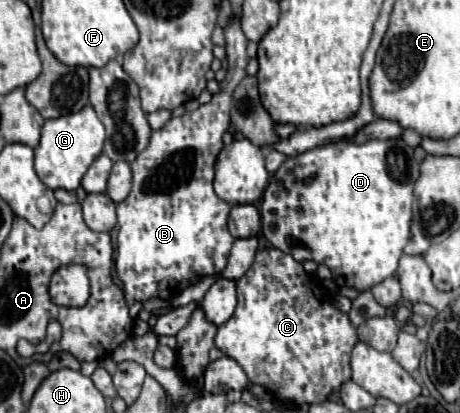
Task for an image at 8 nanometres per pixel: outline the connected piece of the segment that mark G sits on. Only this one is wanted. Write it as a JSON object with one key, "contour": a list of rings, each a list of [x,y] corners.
{"contour":[[[86,105],[78,113],[64,115],[58,119],[48,119],[42,125],[40,145],[34,149],[34,169],[40,181],[50,189],[68,189],[74,191],[80,187],[80,181],[92,161],[102,153],[104,147],[104,125],[96,117],[96,111]]]}

